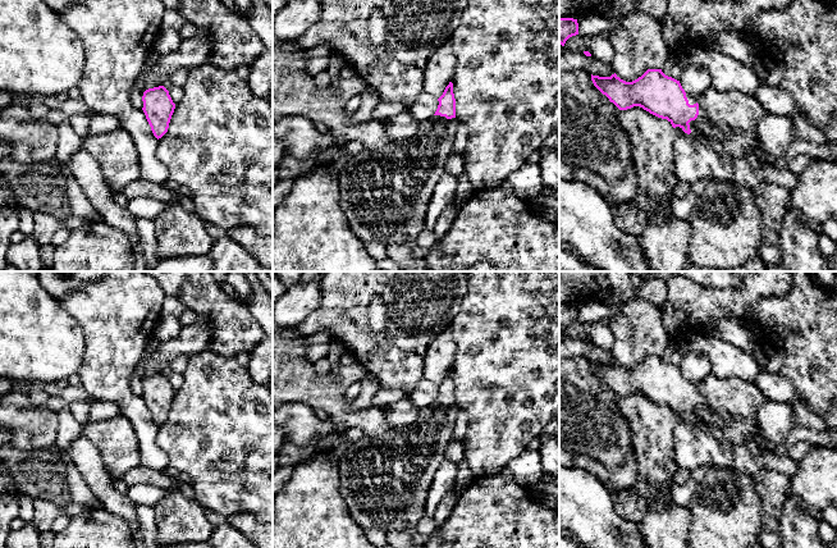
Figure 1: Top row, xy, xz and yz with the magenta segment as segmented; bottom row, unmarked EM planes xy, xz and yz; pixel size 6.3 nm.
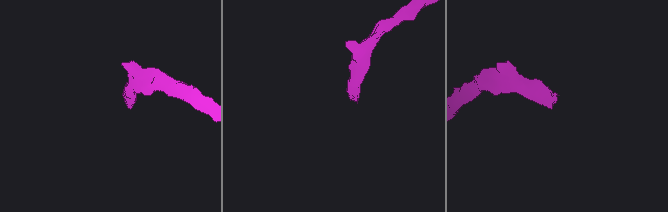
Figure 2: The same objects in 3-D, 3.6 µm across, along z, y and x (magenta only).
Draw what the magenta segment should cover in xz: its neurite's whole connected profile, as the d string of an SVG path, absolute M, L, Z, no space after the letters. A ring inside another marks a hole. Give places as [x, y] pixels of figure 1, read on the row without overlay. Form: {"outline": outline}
{"outline": "M453 370L438 385L433 405L420 408L413 424L388 429L376 437L363 435L355 443L335 451L339 462L339 490L349 513L363 529L385 531L415 529L426 516L425 506L434 476L443 463L445 449L453 437L458 406Z"}

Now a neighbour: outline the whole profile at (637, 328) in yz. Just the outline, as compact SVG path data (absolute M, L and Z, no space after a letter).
M646 301L625 302L609 318L608 326L614 334L614 360L626 369L637 366L648 356L662 356L671 342L659 309Z

